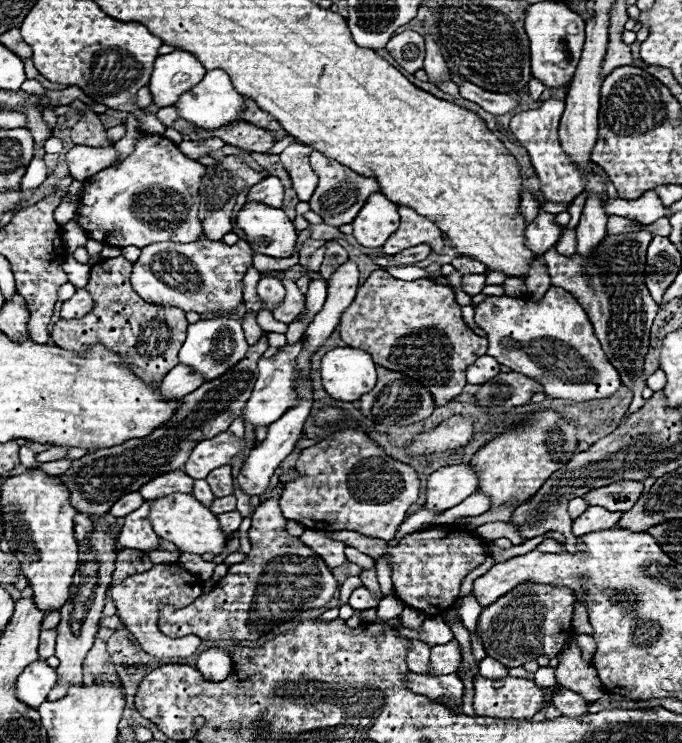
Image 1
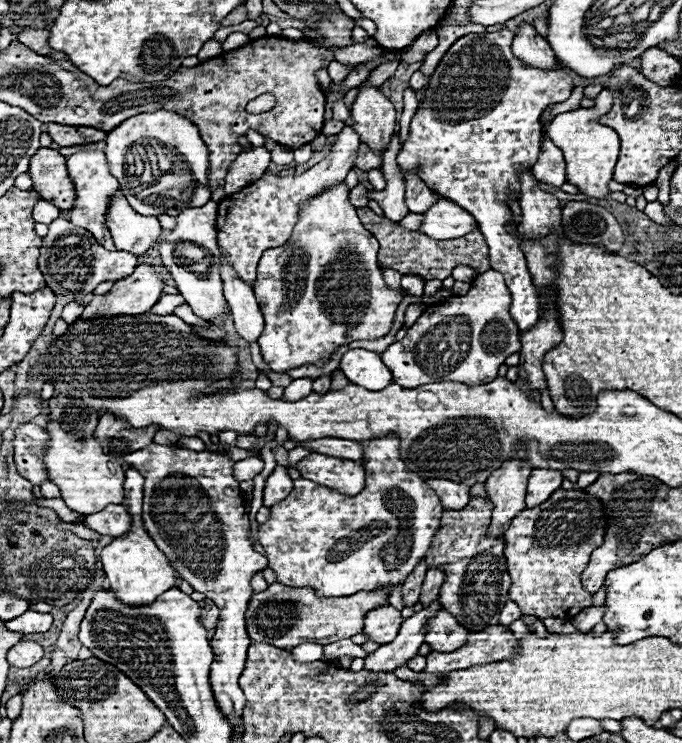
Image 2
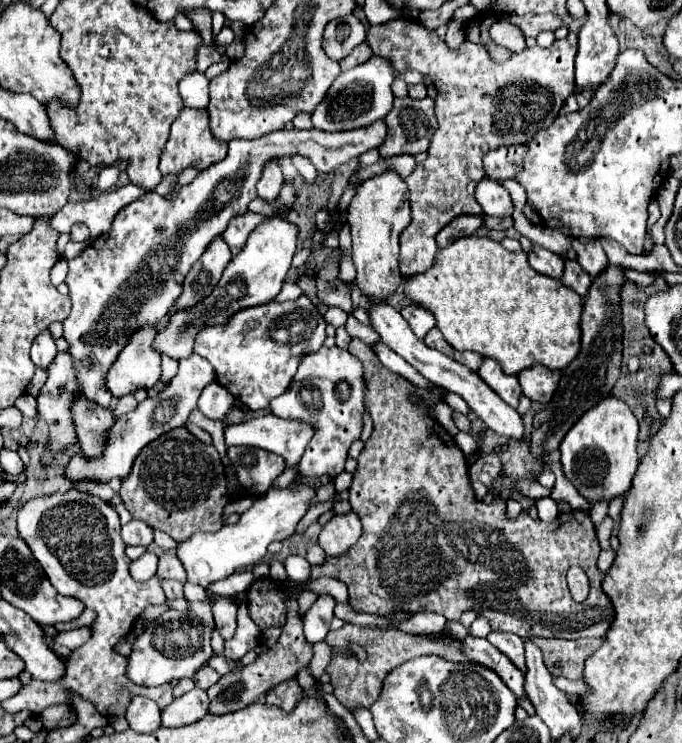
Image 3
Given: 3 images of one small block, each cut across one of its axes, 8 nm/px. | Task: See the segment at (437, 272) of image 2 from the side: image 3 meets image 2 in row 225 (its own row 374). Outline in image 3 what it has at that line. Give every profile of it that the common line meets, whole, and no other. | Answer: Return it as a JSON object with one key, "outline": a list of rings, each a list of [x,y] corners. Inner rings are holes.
{"outline":[[[352,340],[348,352],[364,366],[364,406],[374,422],[374,432],[358,456],[354,482],[348,490],[352,510],[362,520],[362,536],[346,554],[326,558],[324,564],[312,566],[310,580],[330,576],[344,582],[348,586],[350,606],[364,614],[436,612],[446,620],[460,620],[462,612],[476,610],[488,618],[492,630],[514,632],[520,638],[606,638],[614,622],[614,606],[602,590],[604,572],[600,572],[596,564],[600,544],[590,512],[562,512],[554,522],[546,524],[538,520],[535,505],[528,512],[522,510],[516,520],[510,520],[506,516],[506,502],[500,496],[494,496],[492,504],[480,502],[474,498],[470,486],[466,456],[454,438],[430,414],[410,404],[408,394],[416,392],[416,388],[400,374],[384,368],[374,350],[364,342]],[[574,564],[582,566],[590,578],[590,594],[584,604],[574,602],[566,584],[566,572]]]}

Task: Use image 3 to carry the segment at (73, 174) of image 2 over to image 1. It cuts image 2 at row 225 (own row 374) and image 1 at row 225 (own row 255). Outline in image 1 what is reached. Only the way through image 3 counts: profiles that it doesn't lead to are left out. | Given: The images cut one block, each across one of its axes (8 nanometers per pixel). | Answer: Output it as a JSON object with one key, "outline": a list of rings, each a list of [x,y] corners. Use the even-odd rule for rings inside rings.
{"outline":[[[144,132],[134,152],[120,164],[108,167],[84,182],[82,208],[76,210],[76,222],[88,238],[100,240],[104,246],[132,244],[144,248],[154,242],[192,242],[204,236],[198,218],[200,180],[206,166],[184,156],[180,148],[160,136]]]}

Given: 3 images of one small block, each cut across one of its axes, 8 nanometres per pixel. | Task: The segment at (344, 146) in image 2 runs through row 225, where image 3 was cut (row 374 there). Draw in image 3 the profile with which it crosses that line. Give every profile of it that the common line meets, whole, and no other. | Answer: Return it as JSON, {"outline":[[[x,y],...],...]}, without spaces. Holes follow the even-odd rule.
{"outline":[[[300,296],[294,302],[268,302],[262,306],[246,308],[236,312],[226,326],[206,326],[196,336],[194,352],[206,358],[218,376],[218,382],[242,404],[246,404],[250,410],[268,410],[272,398],[284,394],[290,386],[290,380],[294,378],[300,360],[304,354],[312,354],[322,348],[326,340],[326,320],[318,312],[318,308],[306,298]]]}

